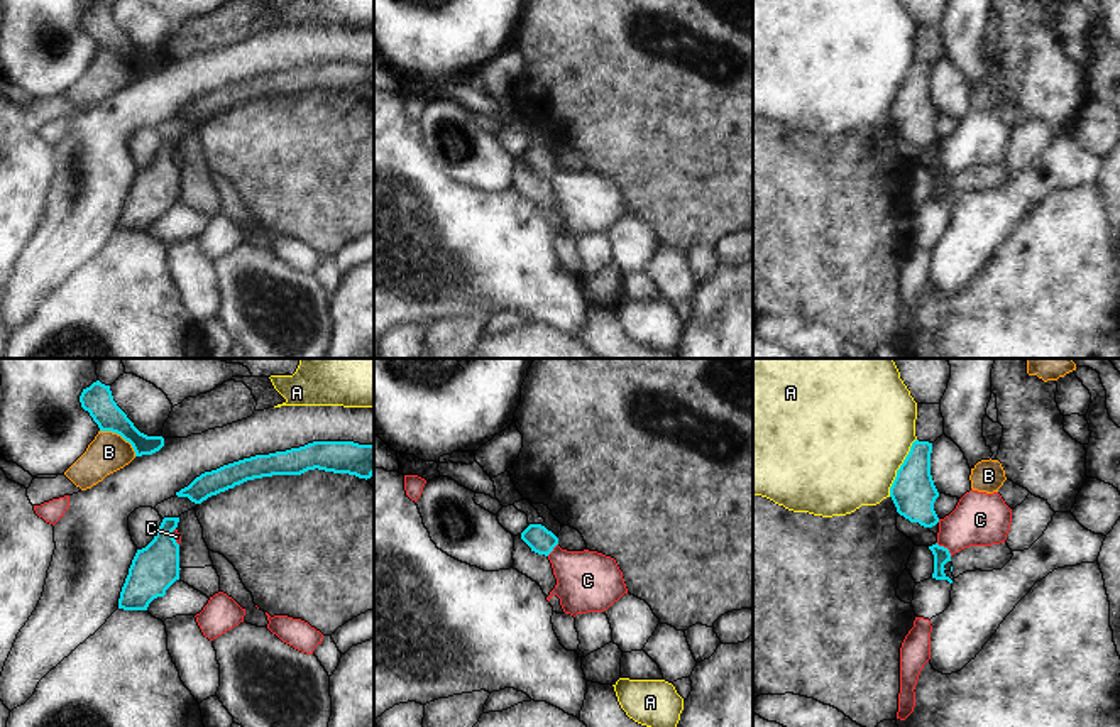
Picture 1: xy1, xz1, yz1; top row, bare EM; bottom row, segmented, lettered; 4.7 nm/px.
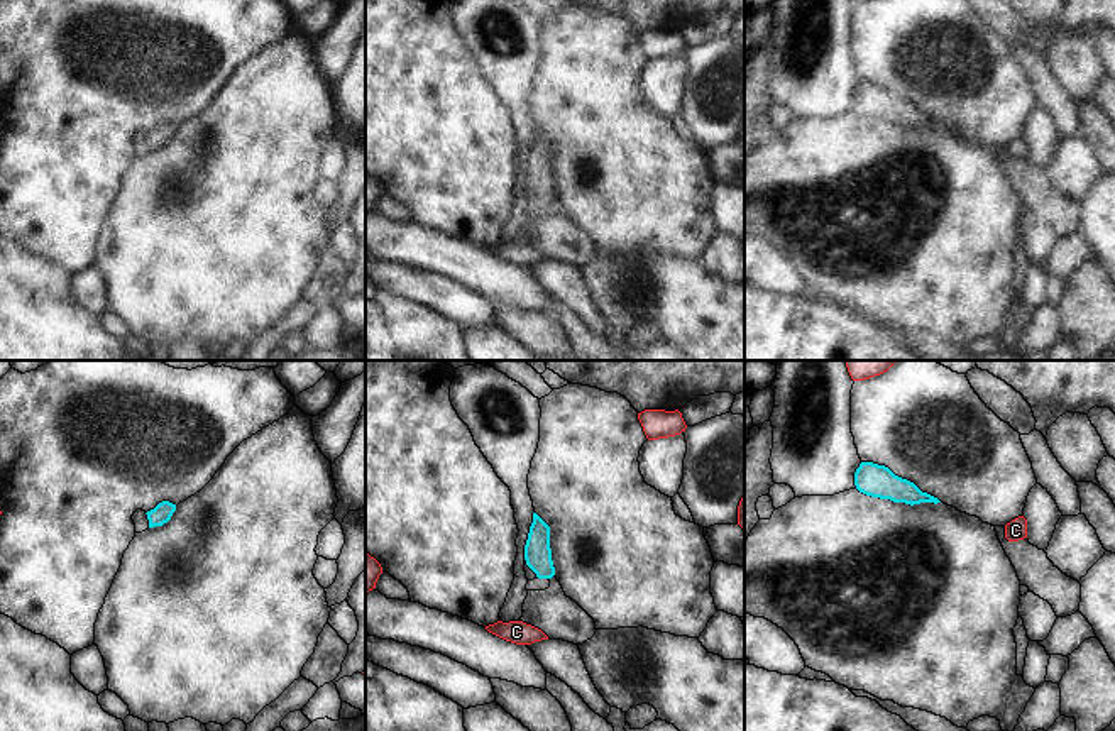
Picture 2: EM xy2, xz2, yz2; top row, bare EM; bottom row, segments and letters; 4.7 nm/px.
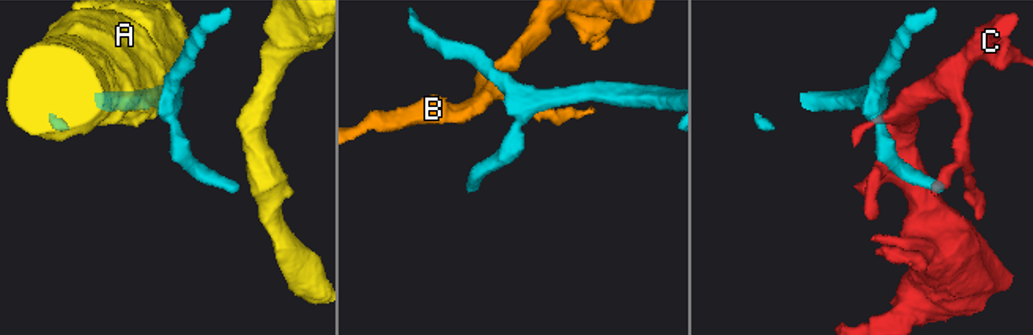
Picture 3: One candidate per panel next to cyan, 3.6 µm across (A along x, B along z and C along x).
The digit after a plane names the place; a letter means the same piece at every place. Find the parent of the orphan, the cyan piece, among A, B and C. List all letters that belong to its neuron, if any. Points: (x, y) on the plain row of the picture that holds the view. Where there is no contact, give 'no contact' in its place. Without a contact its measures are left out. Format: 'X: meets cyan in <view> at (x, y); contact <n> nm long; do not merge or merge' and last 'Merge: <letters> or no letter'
A: meets cyan in yz1 at (900, 88); contact 300 nm long; do not merge
B: meets cyan in xy1 at (120, 56); contact 220 nm long; do not merge
C: meets cyan in yz1 at (943, 168); contact 100 nm long; do not merge
Merge: no letter

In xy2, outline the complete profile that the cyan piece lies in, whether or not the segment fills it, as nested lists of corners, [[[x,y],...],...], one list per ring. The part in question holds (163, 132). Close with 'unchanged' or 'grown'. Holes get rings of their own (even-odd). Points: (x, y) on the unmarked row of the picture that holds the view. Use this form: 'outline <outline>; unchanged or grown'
outline [[[169,122],[159,124],[154,130],[147,132],[149,149],[162,147],[168,144],[176,132],[176,125]]]; unchanged

